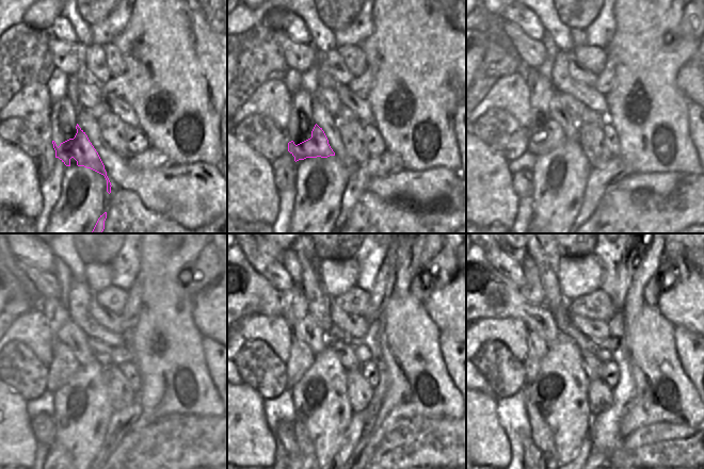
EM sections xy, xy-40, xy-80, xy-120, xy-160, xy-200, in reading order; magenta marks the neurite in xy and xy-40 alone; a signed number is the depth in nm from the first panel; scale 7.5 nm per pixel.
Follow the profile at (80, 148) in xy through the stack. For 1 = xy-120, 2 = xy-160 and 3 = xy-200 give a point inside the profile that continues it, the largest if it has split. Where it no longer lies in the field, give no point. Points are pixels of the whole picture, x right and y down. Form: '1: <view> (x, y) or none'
1: xy-120 (63, 361)
2: xy-160 (301, 358)
3: xy-200 (537, 348)

